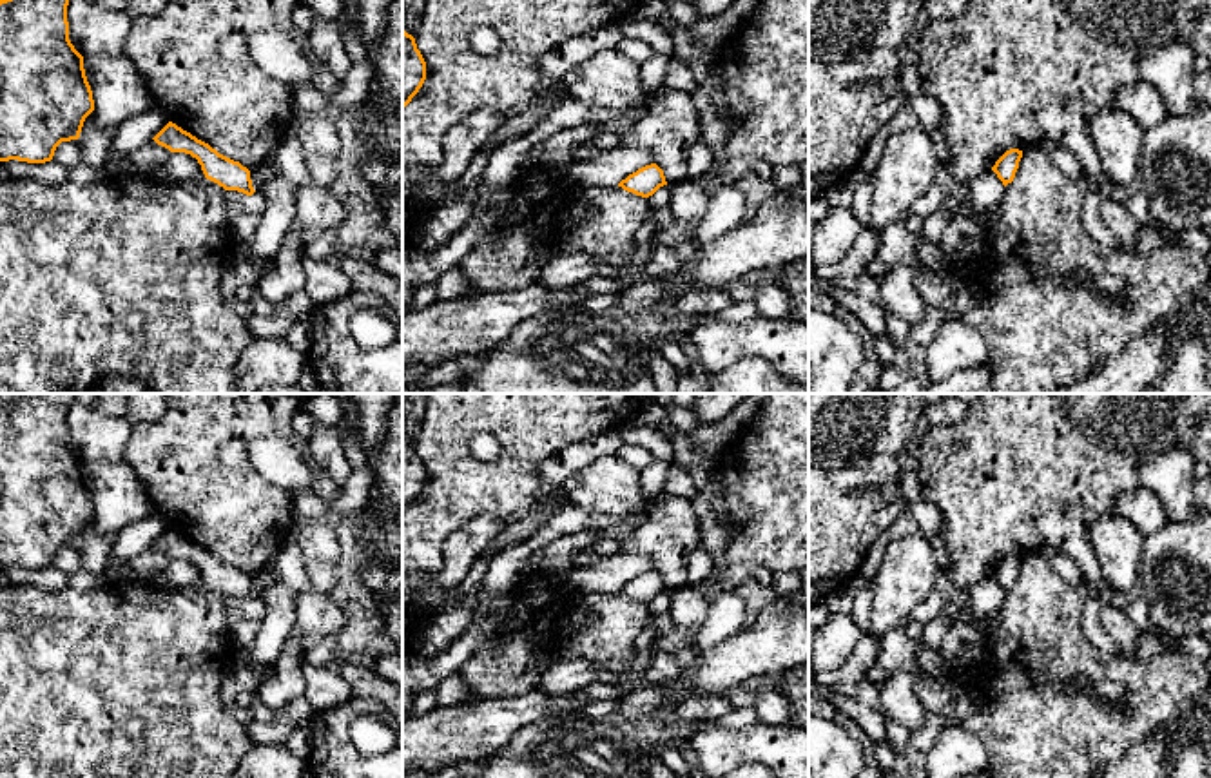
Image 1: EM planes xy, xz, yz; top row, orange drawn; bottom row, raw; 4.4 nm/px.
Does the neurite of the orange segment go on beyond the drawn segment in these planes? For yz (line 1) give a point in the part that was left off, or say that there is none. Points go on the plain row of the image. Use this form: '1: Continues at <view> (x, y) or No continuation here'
1: No continuation here

